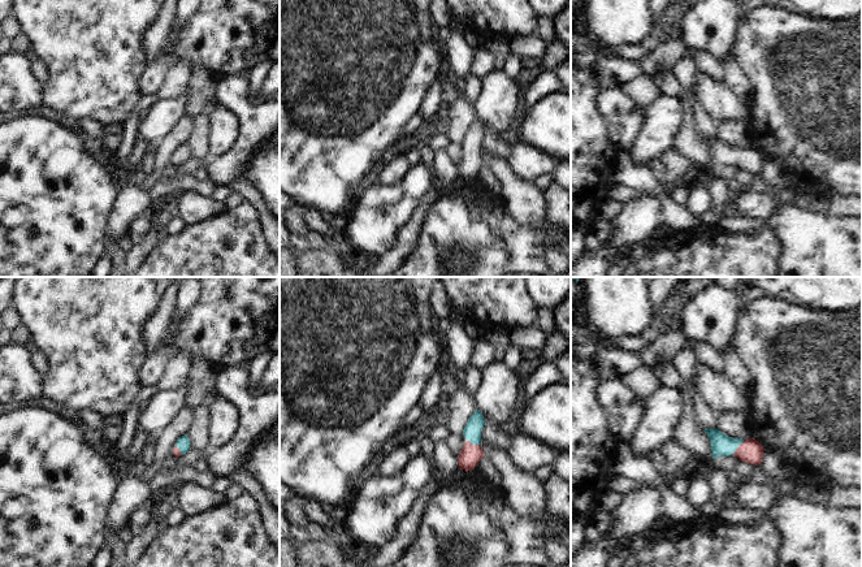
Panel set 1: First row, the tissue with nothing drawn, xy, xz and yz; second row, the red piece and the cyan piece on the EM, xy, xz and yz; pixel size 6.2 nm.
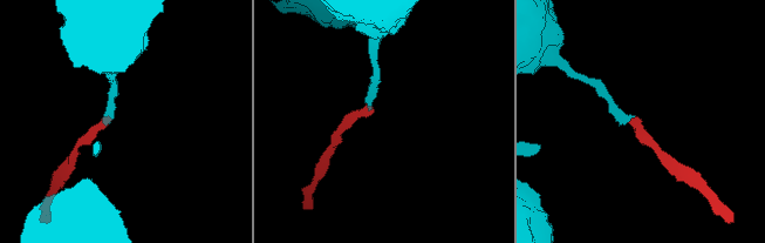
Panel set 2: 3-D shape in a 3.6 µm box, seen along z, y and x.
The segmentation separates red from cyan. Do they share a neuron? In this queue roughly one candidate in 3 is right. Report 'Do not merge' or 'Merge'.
Merge

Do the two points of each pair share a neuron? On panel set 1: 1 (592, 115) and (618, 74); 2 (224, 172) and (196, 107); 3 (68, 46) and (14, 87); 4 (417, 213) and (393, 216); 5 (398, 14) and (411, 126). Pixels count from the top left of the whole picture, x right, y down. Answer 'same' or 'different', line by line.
1: same
2: different
3: different
4: different
5: different

